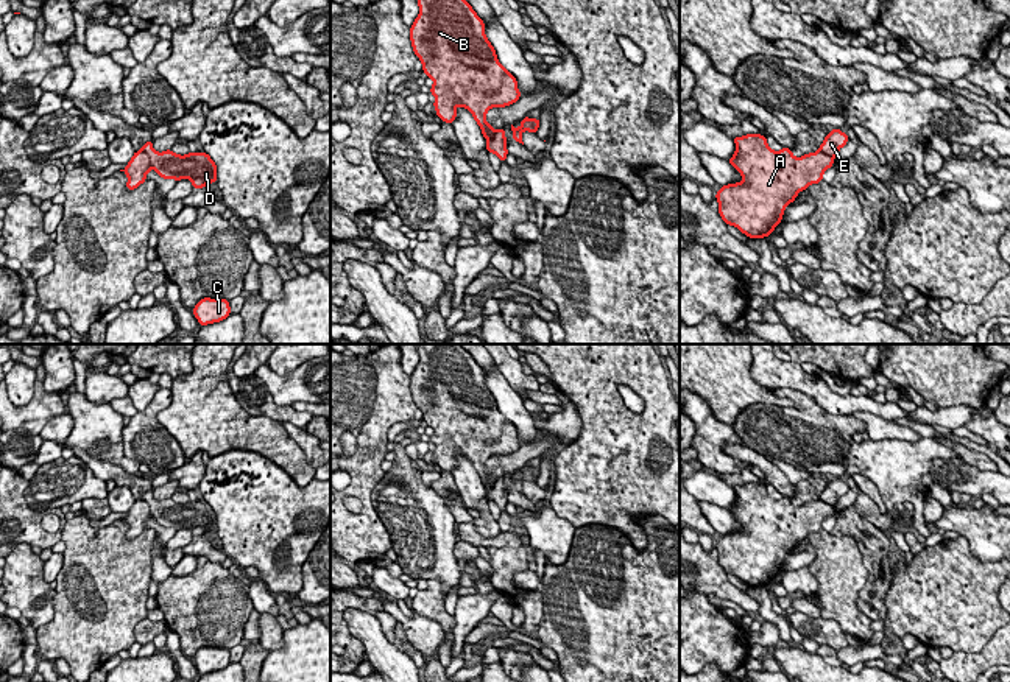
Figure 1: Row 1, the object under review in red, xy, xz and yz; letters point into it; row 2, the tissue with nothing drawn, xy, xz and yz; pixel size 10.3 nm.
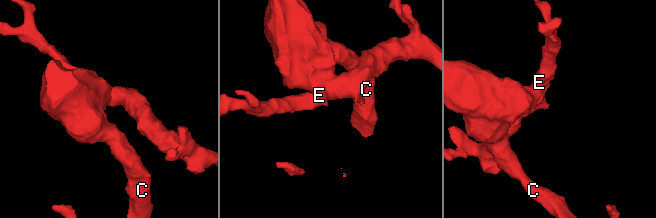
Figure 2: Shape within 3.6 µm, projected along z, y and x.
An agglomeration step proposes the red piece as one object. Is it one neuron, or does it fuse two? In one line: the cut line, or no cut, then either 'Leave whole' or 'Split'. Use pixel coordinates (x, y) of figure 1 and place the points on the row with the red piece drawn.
Split along xy (141, 150), (148, 156), (153, 167). Split

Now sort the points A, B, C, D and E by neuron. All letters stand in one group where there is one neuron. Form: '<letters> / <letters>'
A B C / D E

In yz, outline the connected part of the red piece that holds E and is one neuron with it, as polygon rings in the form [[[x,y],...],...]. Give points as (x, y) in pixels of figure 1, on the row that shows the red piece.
[[[834,128],[820,145],[820,153],[825,153],[831,157],[837,157],[839,149],[848,143],[846,132],[842,132],[839,128]]]

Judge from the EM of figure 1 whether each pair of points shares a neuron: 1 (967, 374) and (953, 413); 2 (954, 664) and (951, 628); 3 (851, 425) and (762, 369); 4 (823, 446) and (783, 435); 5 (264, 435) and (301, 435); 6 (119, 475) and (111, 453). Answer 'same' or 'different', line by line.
1: different
2: different
3: different
4: same
5: different
6: different

